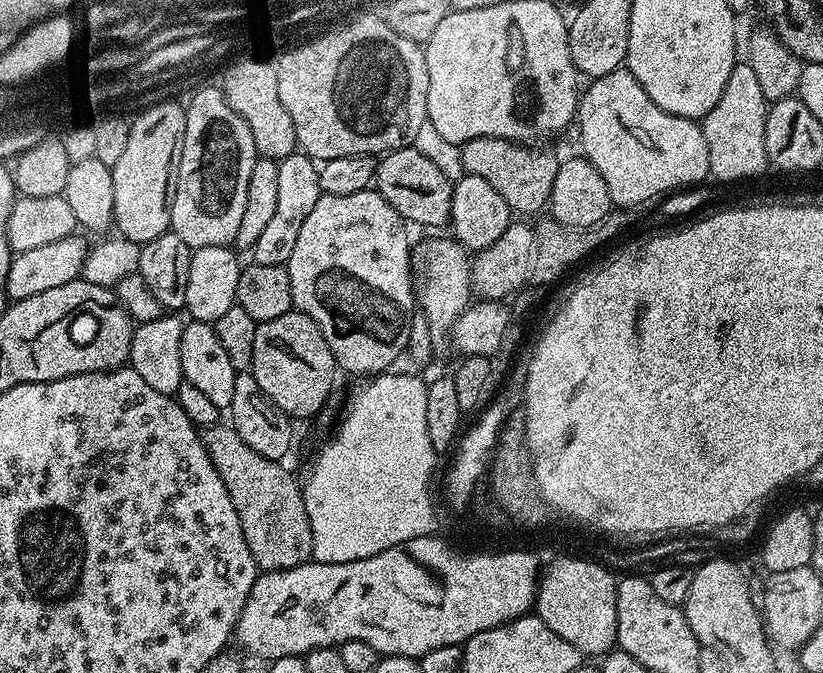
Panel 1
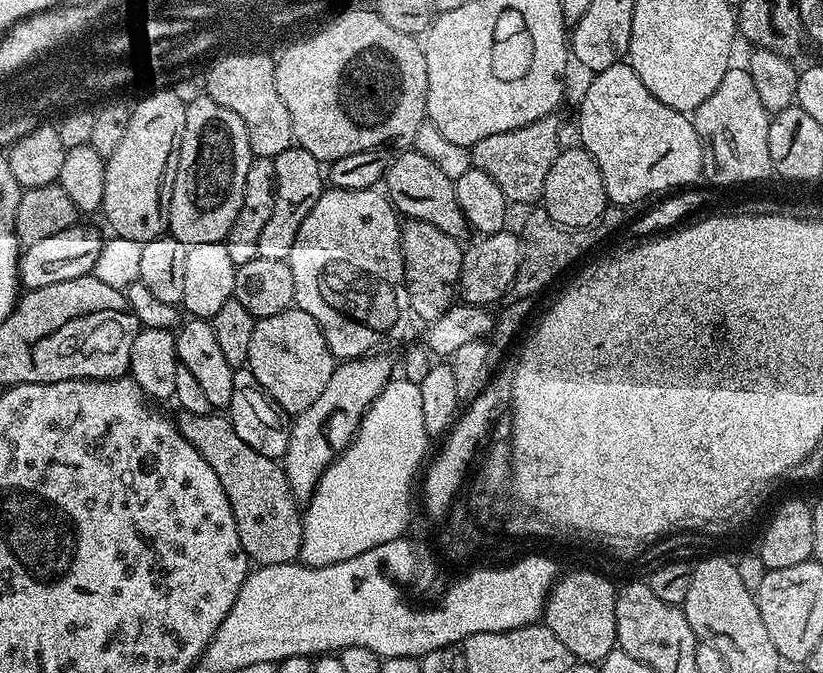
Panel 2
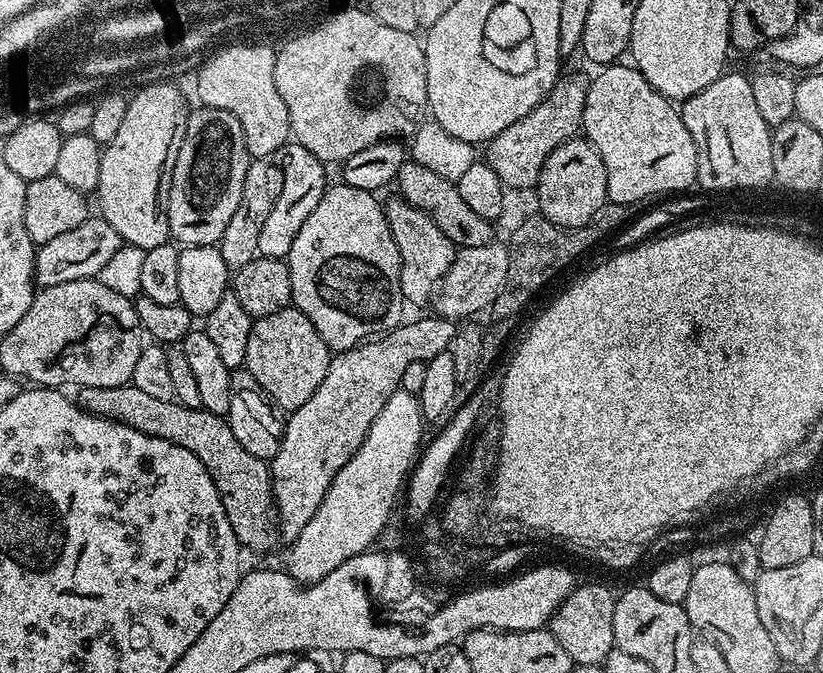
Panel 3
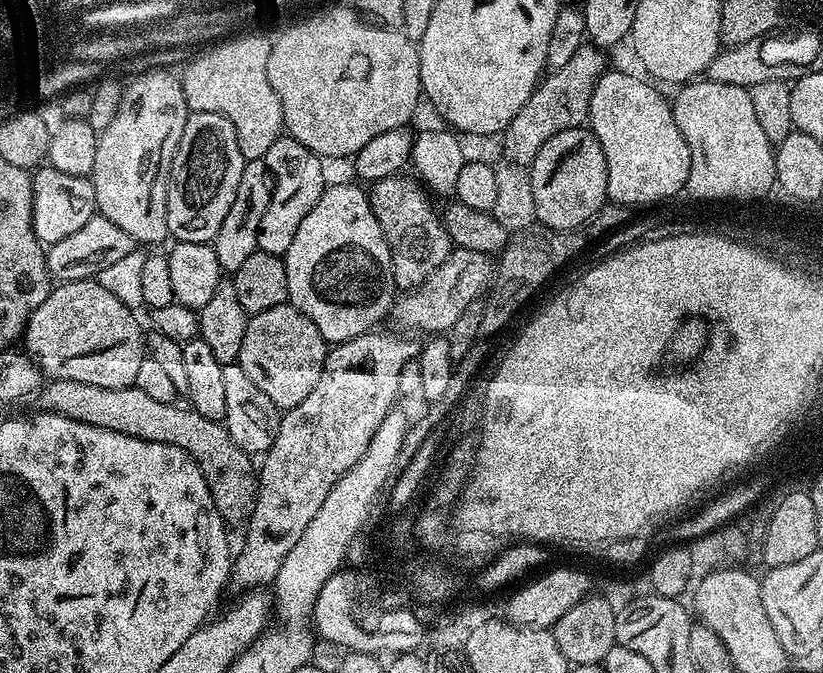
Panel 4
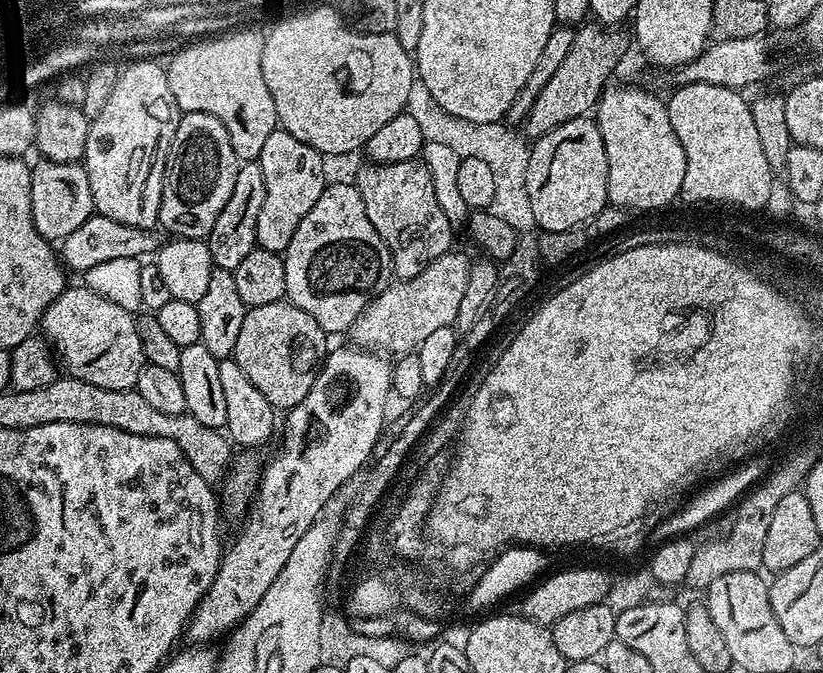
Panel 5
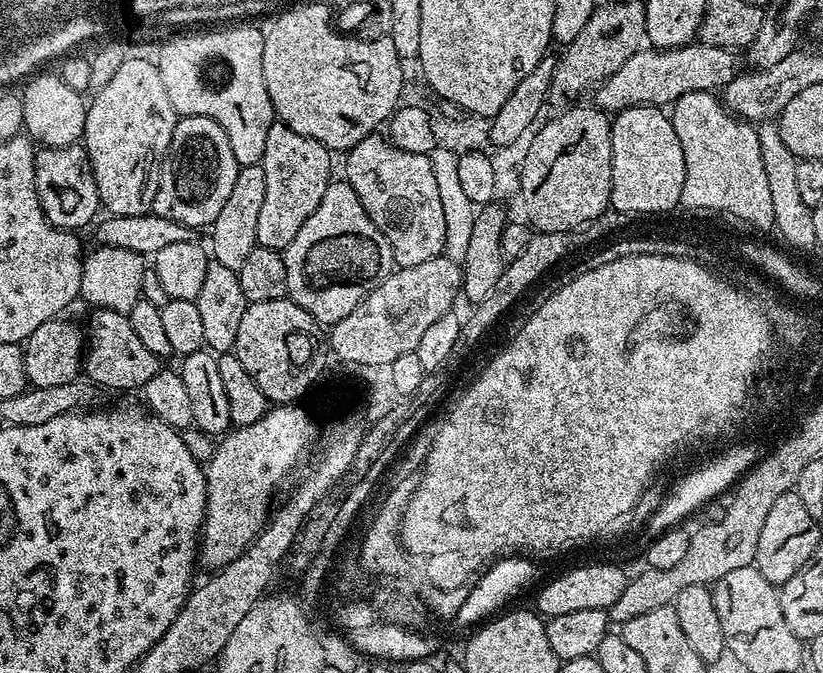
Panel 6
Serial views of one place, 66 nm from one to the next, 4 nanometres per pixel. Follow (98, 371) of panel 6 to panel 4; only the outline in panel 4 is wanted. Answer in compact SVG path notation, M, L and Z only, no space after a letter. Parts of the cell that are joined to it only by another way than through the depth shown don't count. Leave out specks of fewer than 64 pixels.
M99 279L90 280L66 280L57 283L55 287L49 291L48 297L42 302L42 306L38 306L38 310L34 310L34 314L30 314L28 325L24 328L22 344L25 344L27 355L31 356L32 361L40 367L41 373L48 380L69 380L70 382L86 382L89 386L106 386L107 388L131 388L138 378L138 369L142 367L142 362L146 358L146 332L140 329L140 324L136 321L137 313L133 309L128 308L122 302L118 302L118 298L114 298L110 294L110 290L106 290L106 286L100 284Z

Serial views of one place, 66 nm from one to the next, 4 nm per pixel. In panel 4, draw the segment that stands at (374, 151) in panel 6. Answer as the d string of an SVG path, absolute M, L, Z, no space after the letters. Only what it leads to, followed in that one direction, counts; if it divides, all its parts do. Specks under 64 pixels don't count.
M397 174L390 178L382 178L375 181L368 192L374 218L378 218L378 226L382 226L382 234L392 255L394 282L400 290L422 286L422 282L426 282L430 274L434 274L434 270L438 270L438 266L446 262L454 247L444 229L441 213L437 209L435 212L428 201L429 193L425 185L419 179L409 176Z

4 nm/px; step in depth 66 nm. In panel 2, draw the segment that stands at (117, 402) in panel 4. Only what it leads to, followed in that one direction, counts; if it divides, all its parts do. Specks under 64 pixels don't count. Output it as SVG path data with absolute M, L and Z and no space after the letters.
M180 412L175 417L176 429L206 458L210 470L218 474L218 482L222 482L222 490L226 490L226 498L230 502L230 510L234 514L234 522L238 526L238 538L242 542L242 550L248 555L253 565L262 564L291 564L300 560L302 550L302 530L304 522L298 501L292 495L290 486L286 482L280 460L266 458L266 454L258 454L254 446L246 446L242 438L238 438L238 430L234 430L231 419L224 414L190 414Z

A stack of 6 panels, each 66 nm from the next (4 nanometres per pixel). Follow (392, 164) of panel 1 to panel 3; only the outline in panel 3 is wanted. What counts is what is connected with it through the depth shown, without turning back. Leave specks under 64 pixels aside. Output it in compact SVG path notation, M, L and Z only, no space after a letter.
M406 162L401 166L394 184L395 187L400 187L399 195L402 199L410 202L410 206L425 212L434 222L434 226L438 226L438 230L442 230L442 234L446 234L446 238L450 238L450 242L455 244L457 249L493 243L493 221L478 218L478 214L474 214L474 210L470 210L470 206L462 202L462 194L458 194L453 181L439 177L438 174L434 174L434 170L426 170L426 166Z

